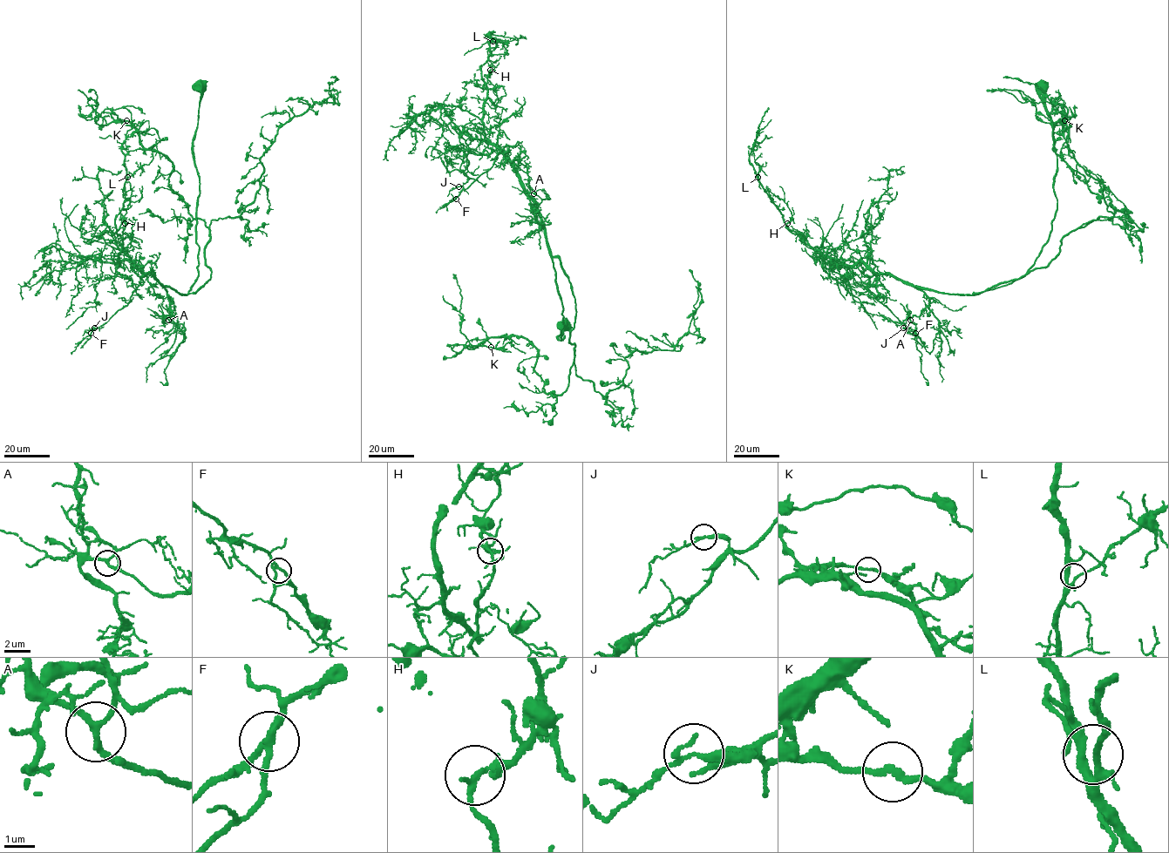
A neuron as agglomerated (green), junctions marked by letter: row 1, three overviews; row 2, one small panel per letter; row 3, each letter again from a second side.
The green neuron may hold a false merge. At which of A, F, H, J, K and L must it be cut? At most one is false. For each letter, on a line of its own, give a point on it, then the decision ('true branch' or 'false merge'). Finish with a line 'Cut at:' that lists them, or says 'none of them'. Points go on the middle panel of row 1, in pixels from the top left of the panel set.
A: place (533, 193); true branch
F: place (456, 199); true branch
H: place (490, 70); true branch
J: place (458, 186); true branch
K: place (491, 347); true branch
L: place (492, 41); true branch
Cut at: none of them

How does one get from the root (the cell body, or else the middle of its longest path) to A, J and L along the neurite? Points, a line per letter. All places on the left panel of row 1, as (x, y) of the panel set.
A: (199, 84), (193, 141), (199, 179), (198, 276), (186, 294), (166, 287), (168, 320)
J: (199, 84), (201, 98), (193, 141), (199, 179), (197, 278), (185, 294), (144, 274), (130, 302), (93, 328)
L: (199, 84), (198, 276), (186, 294), (128, 260), (118, 264), (115, 219), (127, 177)

